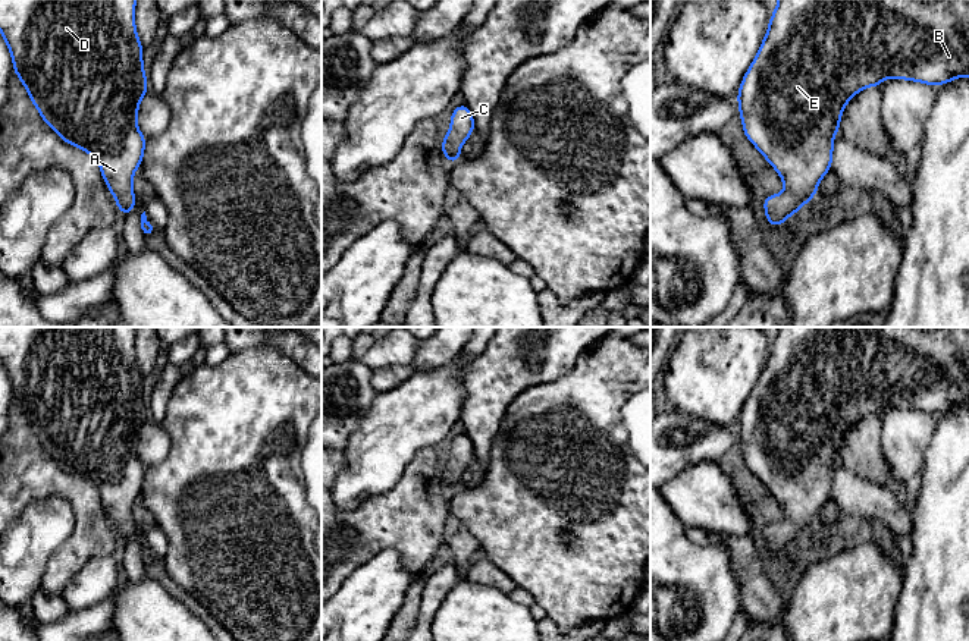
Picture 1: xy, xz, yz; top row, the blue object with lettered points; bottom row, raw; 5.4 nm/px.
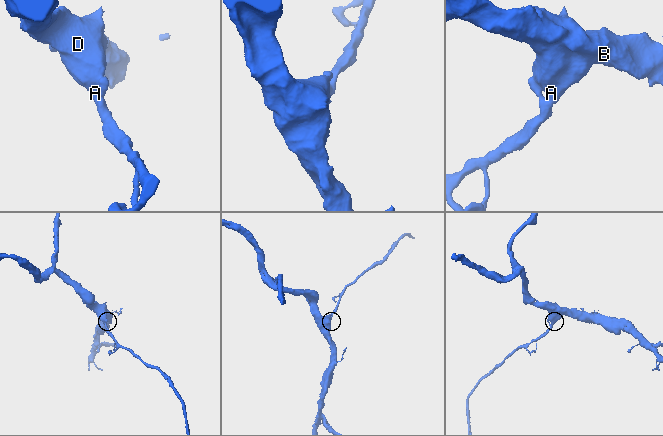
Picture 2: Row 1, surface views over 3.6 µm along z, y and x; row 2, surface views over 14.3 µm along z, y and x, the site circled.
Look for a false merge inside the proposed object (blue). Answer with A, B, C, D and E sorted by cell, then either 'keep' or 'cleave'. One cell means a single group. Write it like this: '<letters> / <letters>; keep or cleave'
A B C D E; keep

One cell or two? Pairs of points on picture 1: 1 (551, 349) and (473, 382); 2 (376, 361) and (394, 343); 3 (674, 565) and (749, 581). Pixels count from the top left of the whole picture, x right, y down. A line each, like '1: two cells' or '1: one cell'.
1: one cell
2: one cell
3: two cells

